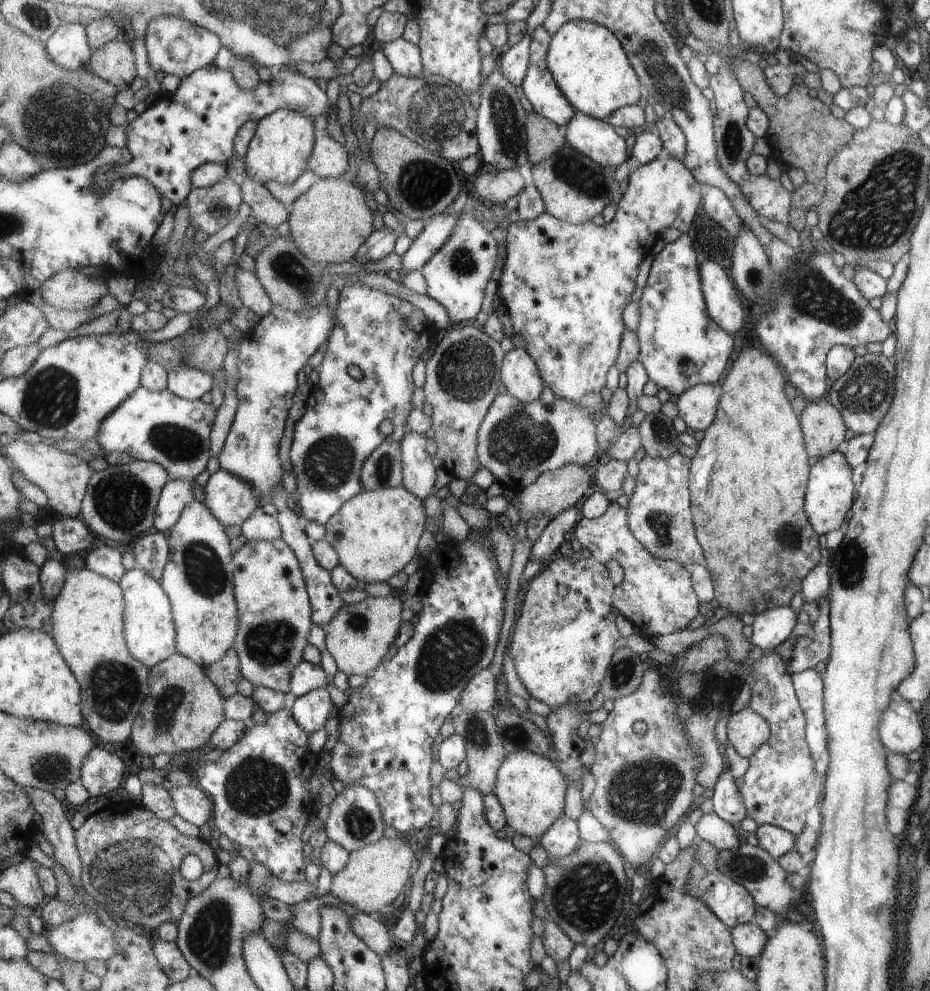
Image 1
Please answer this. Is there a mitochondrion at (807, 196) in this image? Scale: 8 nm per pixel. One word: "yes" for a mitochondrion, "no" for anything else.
no

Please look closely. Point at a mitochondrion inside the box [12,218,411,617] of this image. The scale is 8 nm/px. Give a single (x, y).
(50, 400)

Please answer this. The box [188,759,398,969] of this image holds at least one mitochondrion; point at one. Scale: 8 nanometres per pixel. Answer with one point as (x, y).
(358, 824)

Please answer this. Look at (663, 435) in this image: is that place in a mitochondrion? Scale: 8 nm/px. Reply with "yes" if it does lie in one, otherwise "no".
yes

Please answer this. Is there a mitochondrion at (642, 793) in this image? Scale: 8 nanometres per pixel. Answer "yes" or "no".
yes

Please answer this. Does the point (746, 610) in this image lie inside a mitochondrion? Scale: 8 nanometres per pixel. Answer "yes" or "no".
no

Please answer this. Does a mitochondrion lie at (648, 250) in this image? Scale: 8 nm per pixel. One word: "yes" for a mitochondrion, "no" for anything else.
no

